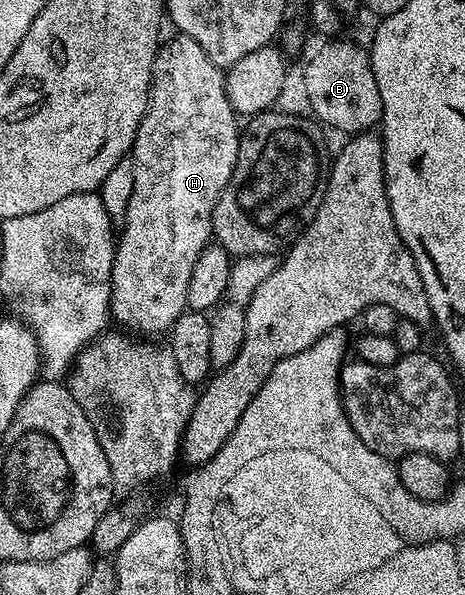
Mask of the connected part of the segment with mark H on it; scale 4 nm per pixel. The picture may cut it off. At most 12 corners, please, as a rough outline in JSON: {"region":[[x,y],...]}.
{"region":[[161,44],[110,314],[169,332],[211,246],[240,123],[223,68]]}

